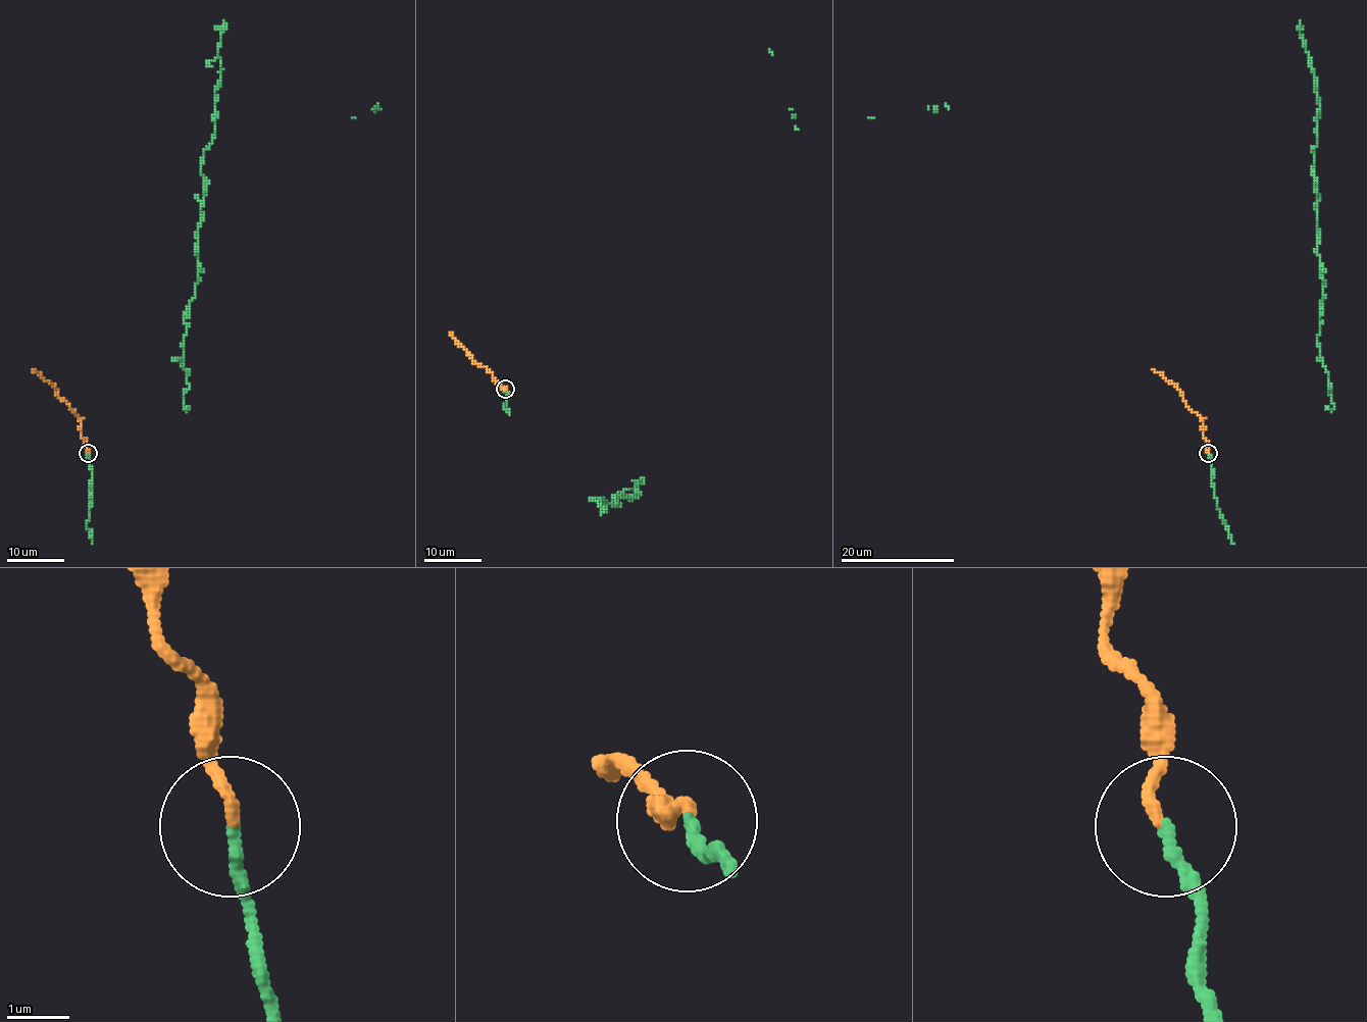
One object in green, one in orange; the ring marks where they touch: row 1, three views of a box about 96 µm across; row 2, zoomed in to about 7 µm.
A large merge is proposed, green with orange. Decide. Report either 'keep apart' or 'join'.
keep apart

